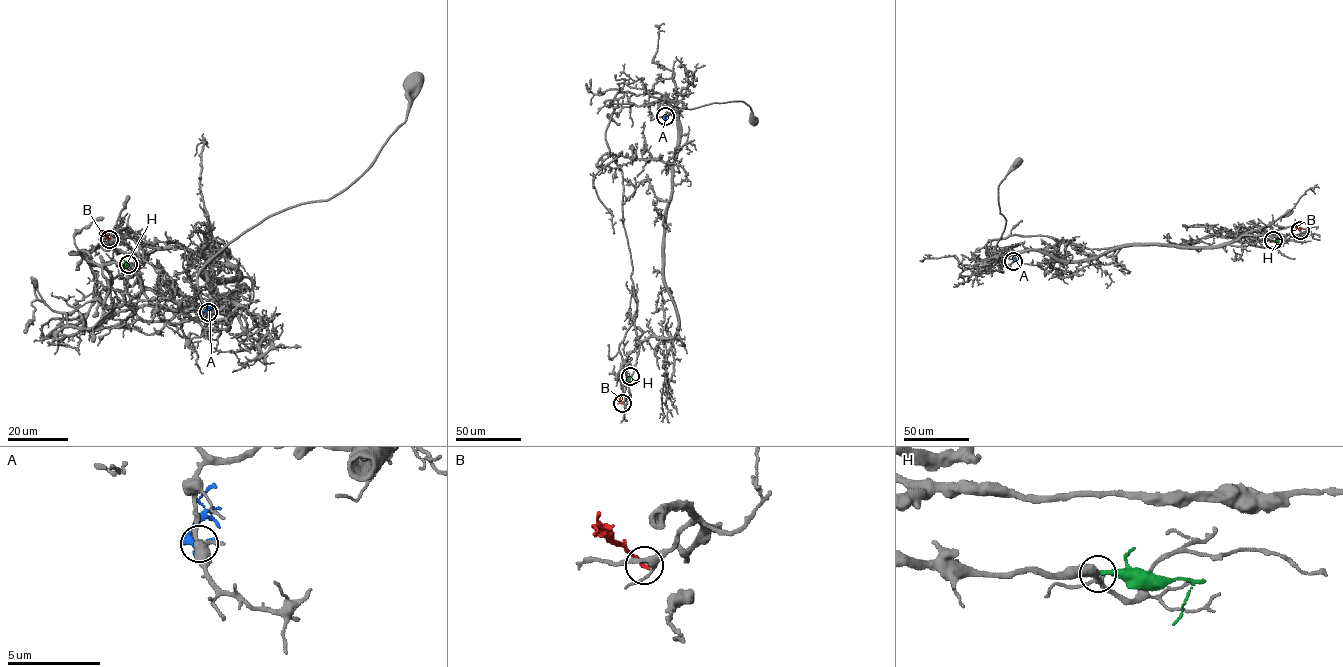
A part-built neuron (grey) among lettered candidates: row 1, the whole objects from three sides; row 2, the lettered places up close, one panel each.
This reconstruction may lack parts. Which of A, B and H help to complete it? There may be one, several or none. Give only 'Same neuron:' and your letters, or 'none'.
Same neuron: none

